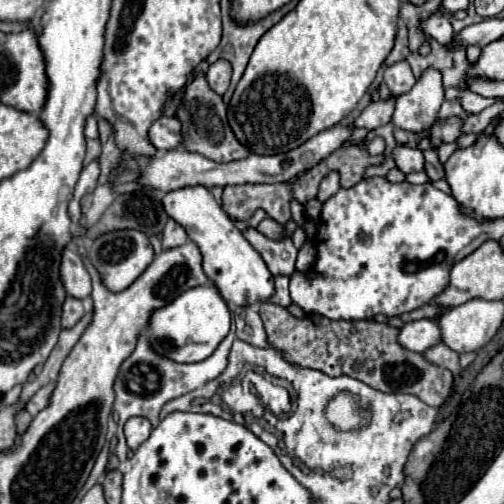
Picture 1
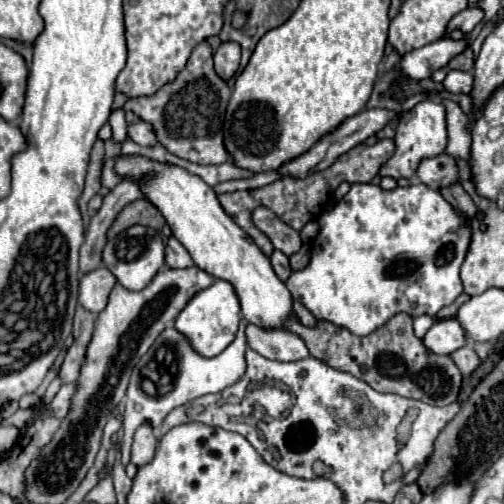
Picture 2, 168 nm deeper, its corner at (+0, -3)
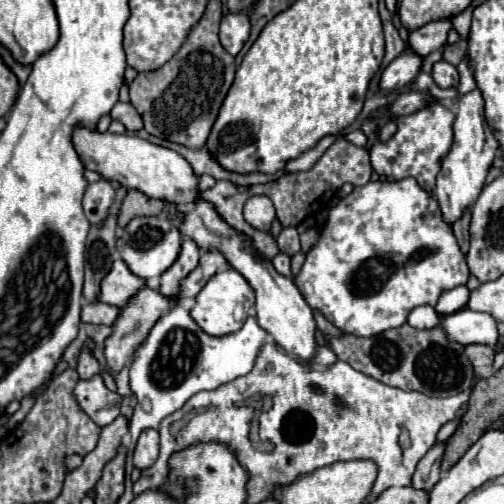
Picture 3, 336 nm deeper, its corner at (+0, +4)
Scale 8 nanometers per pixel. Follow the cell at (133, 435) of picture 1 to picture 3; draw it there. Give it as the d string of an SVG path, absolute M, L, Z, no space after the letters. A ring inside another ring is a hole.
M148 429L140 435L136 451L134 451L134 465L138 469L148 469L150 465L154 465L158 457L158 431Z

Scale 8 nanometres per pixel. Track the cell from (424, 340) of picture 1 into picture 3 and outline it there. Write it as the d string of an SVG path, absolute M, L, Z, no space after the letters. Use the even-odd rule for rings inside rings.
M468 307L442 317L442 327L448 339L458 341L462 345L482 343L496 347L498 341L498 321L490 317L490 313L472 311Z

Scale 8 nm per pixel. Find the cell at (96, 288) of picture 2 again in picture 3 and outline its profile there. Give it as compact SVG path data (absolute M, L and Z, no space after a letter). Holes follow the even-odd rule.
M116 259L110 273L102 281L100 301L122 307L126 301L130 301L130 297L134 297L134 293L138 293L138 289L144 289L146 285L146 279L136 277L122 259Z

